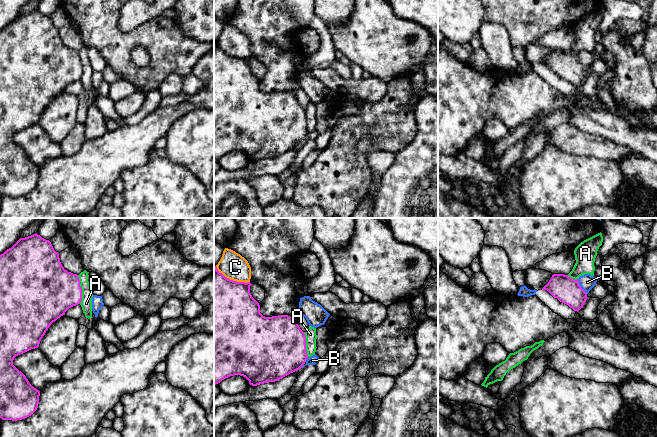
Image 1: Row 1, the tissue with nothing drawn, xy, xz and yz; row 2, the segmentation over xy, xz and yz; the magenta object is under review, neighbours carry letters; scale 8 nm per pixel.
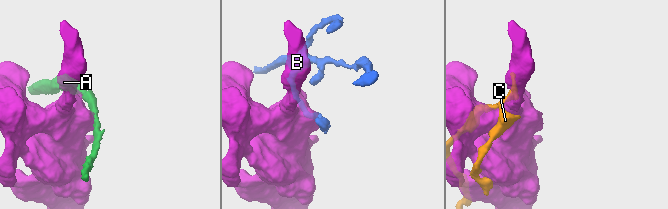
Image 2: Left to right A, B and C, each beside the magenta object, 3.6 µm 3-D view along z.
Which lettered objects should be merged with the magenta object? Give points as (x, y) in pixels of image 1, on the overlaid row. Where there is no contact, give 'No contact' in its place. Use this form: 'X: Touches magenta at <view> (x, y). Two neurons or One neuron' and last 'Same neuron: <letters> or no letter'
A: Touches magenta at xy (81, 289). Two neurons
B: Touches magenta at yz (580, 286). Two neurons
C: Touches magenta at xz (232, 280). Two neurons
Same neuron: no letter

